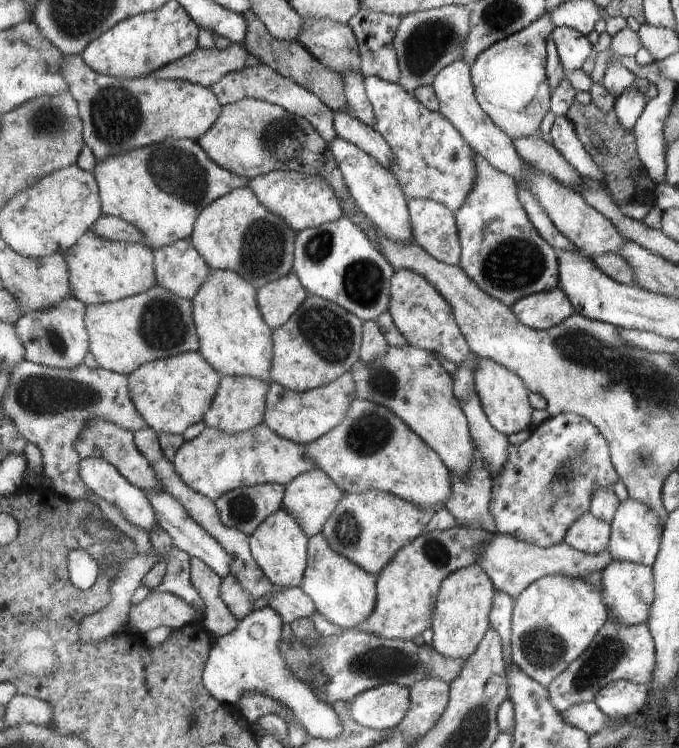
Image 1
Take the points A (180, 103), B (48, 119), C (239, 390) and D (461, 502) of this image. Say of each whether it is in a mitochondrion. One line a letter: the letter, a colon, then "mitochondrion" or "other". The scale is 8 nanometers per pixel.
A: other
B: mitochondrion
C: other
D: other

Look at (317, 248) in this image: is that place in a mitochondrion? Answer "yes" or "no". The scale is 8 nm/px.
yes

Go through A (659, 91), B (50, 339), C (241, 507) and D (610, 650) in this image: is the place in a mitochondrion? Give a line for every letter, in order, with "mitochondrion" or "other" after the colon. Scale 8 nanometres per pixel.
A: other
B: mitochondrion
C: mitochondrion
D: mitochondrion

